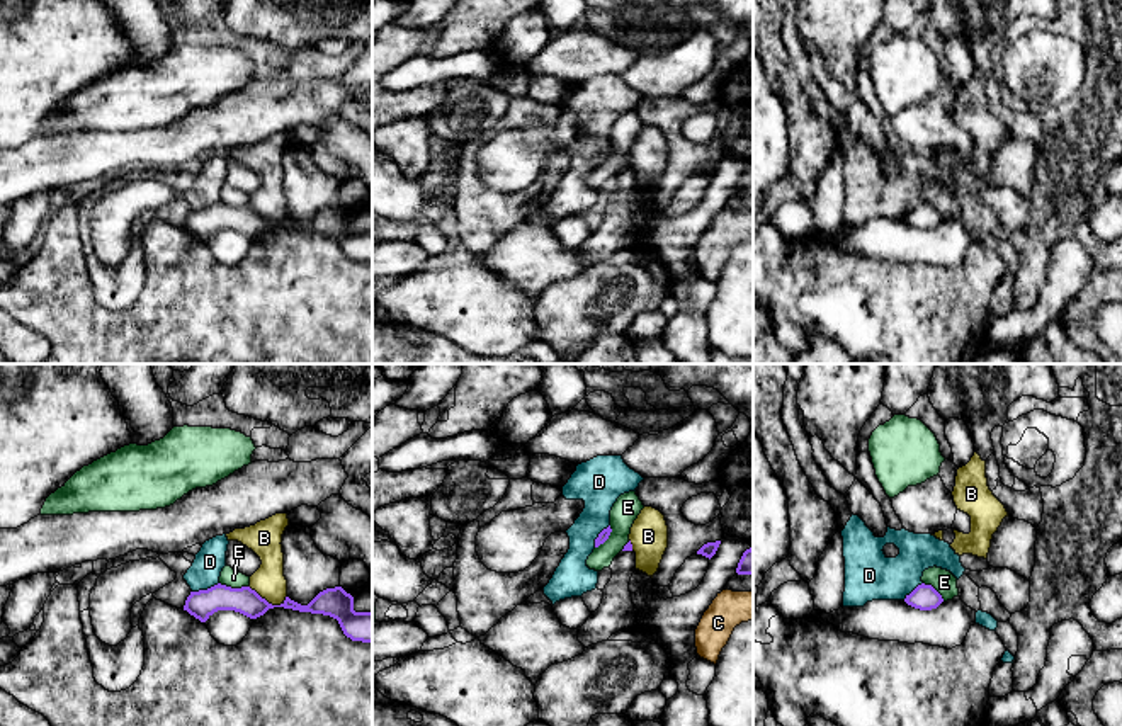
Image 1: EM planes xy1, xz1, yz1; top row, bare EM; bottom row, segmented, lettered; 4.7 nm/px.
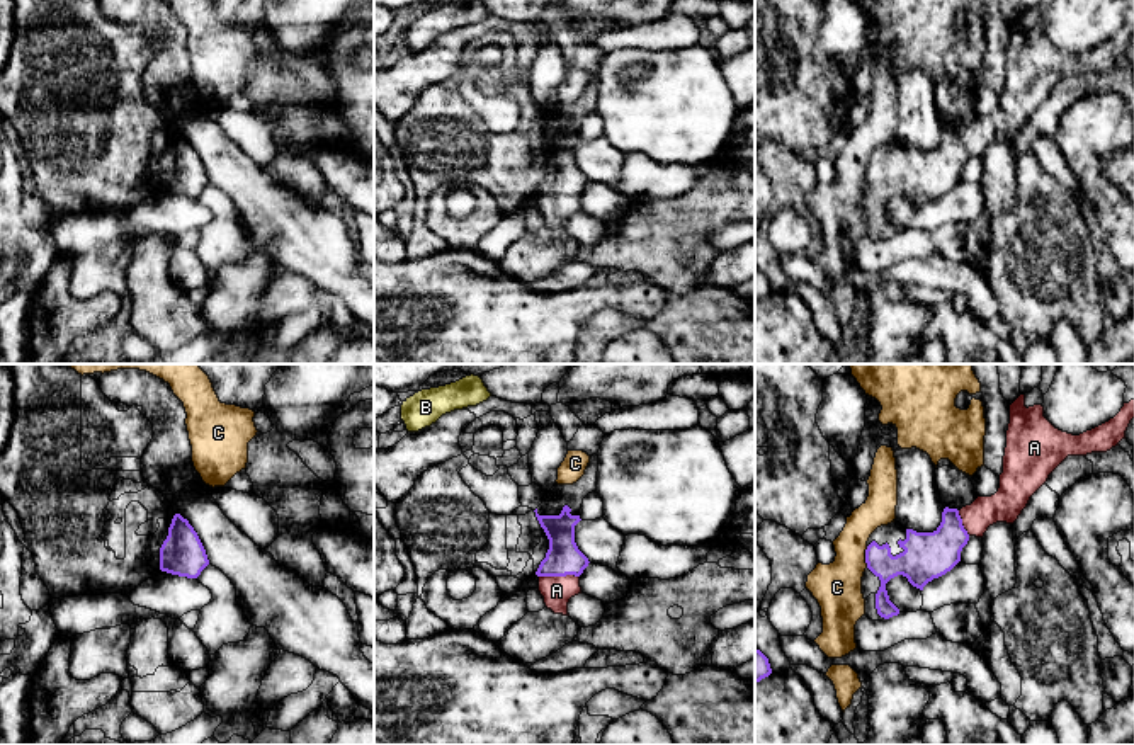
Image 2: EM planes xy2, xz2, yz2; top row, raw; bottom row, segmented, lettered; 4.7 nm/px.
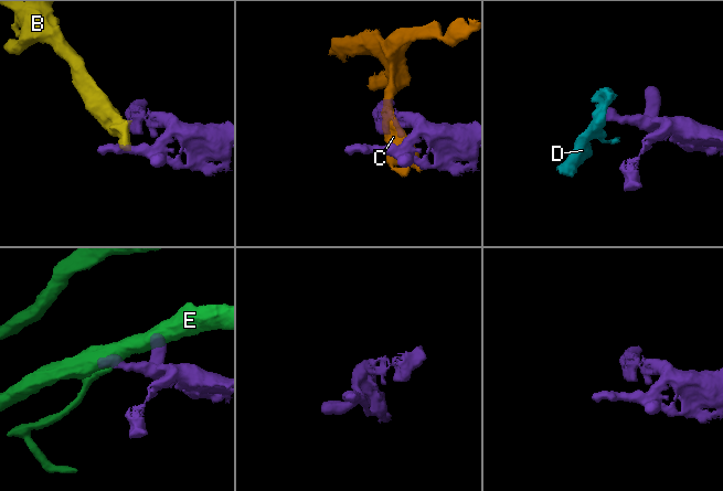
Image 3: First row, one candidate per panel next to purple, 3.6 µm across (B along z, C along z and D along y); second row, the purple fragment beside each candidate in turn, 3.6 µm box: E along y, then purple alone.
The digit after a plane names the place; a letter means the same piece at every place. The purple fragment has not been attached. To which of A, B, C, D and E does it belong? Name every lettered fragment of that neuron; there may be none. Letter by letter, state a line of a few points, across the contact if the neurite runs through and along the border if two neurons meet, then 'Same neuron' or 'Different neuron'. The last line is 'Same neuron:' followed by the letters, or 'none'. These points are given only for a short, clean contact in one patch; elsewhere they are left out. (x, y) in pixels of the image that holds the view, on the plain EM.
A: Line: xz2 (563, 176), (558, 194), (556, 210). Same neuron
B: Line: xy1 (249, 204), (272, 223), (281, 223), (286, 218). Different neuron
C: Different neuron
D: Line: xy1 (218, 201), (192, 211). Different neuron
E: Line: xy1 (220, 201), (230, 206), (247, 206). Different neuron
Same neuron: A

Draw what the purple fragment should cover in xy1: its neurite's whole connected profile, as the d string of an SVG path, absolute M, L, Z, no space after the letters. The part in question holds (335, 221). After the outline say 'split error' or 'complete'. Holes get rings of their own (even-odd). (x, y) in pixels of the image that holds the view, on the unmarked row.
M218 202L207 209L190 211L184 230L206 241L218 230L235 230L257 238L274 226L330 235L352 260L372 262L372 231L355 231L354 216L342 206L320 211L308 224L289 216L280 224L272 224L250 206L231 207Z; complete

